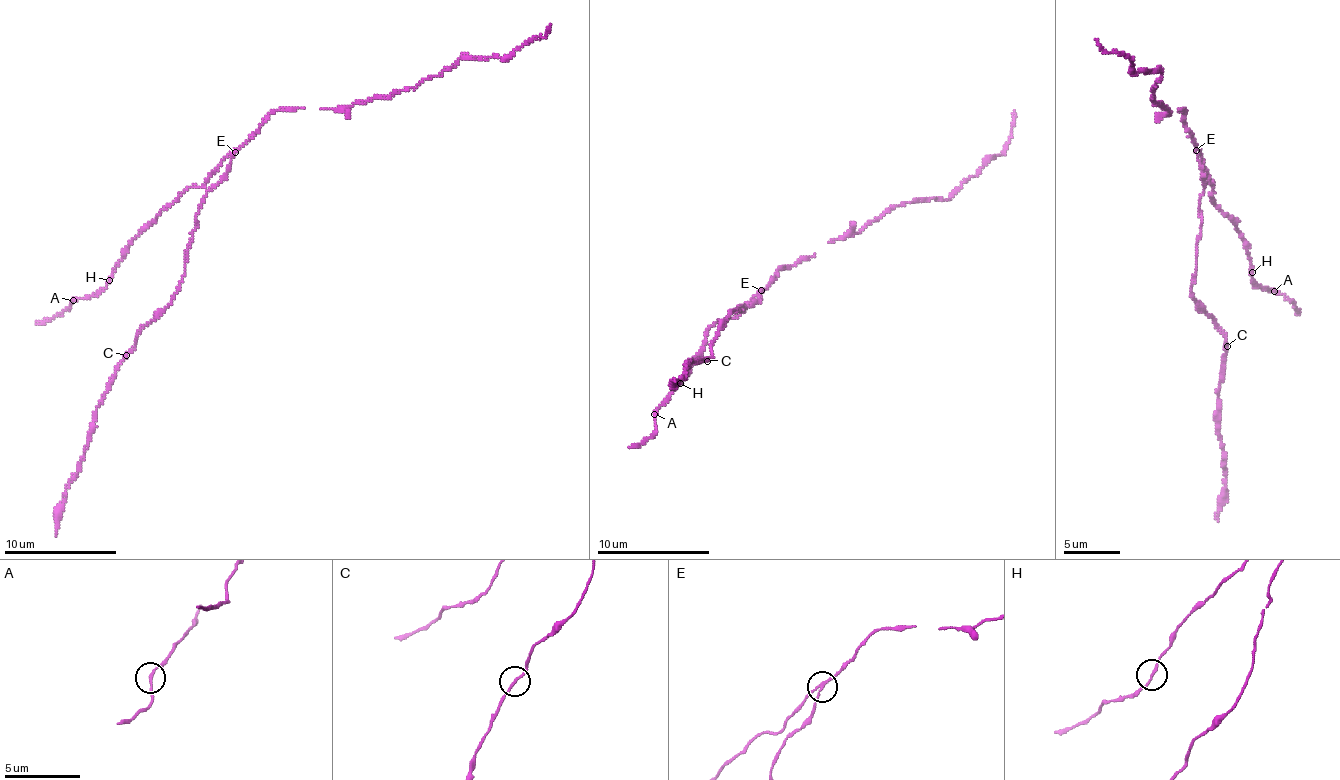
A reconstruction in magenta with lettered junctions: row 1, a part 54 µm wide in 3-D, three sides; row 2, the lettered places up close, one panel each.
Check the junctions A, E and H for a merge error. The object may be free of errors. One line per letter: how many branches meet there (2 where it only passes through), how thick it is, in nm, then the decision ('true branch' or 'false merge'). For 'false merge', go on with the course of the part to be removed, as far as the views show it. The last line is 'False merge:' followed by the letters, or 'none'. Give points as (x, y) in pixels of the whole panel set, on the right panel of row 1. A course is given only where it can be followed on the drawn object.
A: 2 | 160 nm | true branch
E: 3 | 150 nm | false merge | (1195, 149), (1205, 184), (1191, 291), (1226, 339), (1217, 428), (1226, 477), (1218, 521)
H: 2 | 160 nm | true branch
False merge: E

